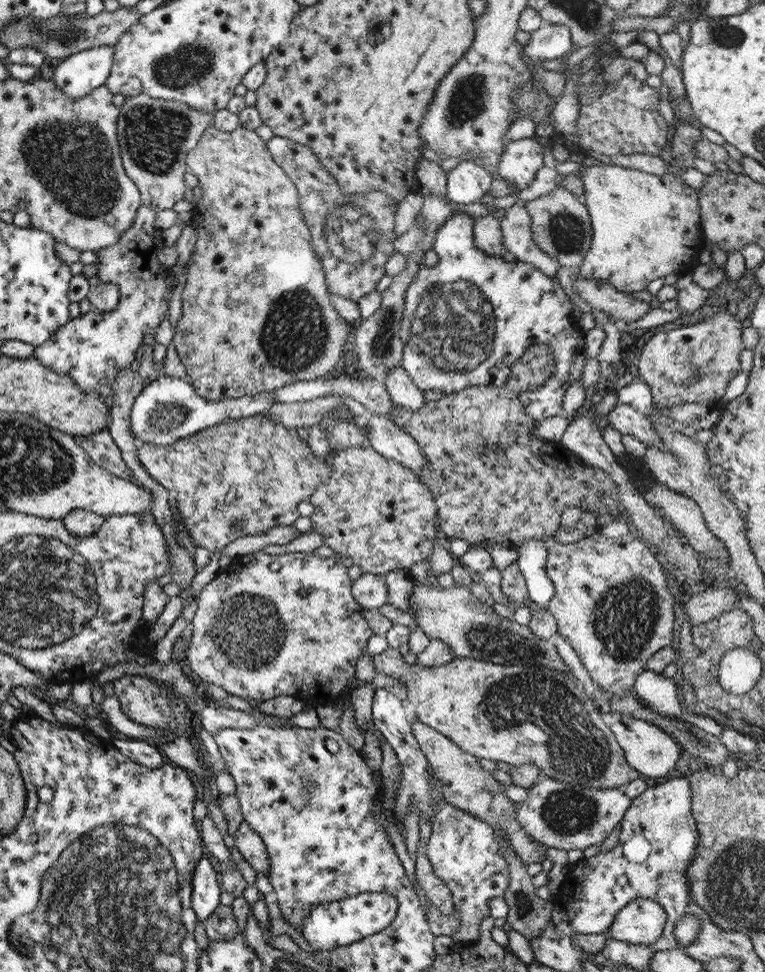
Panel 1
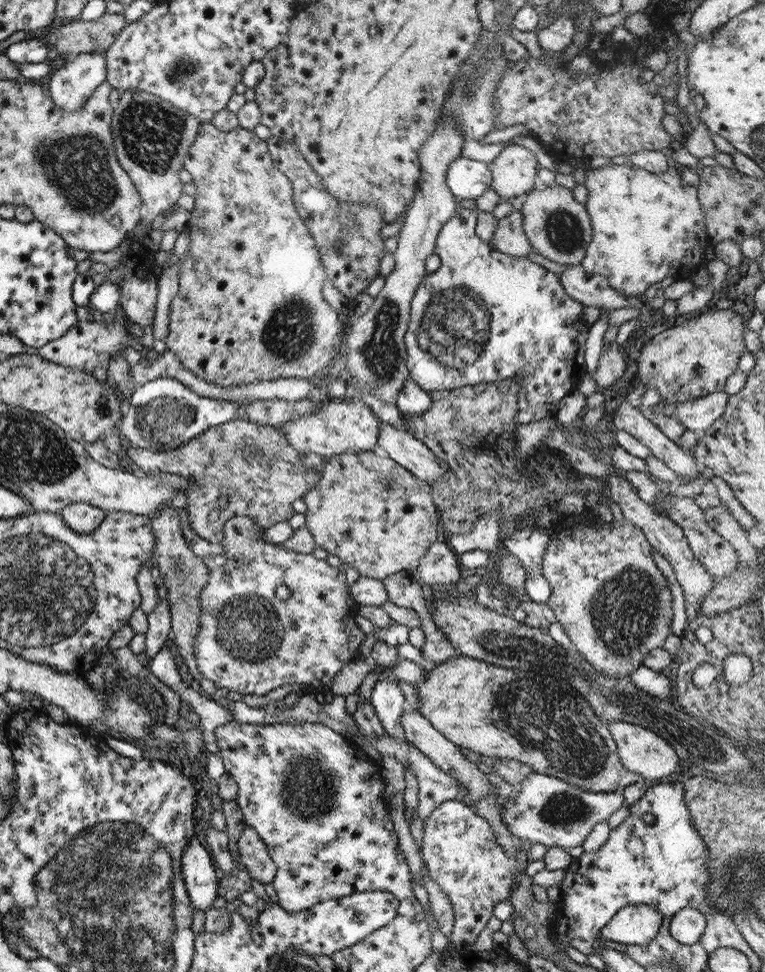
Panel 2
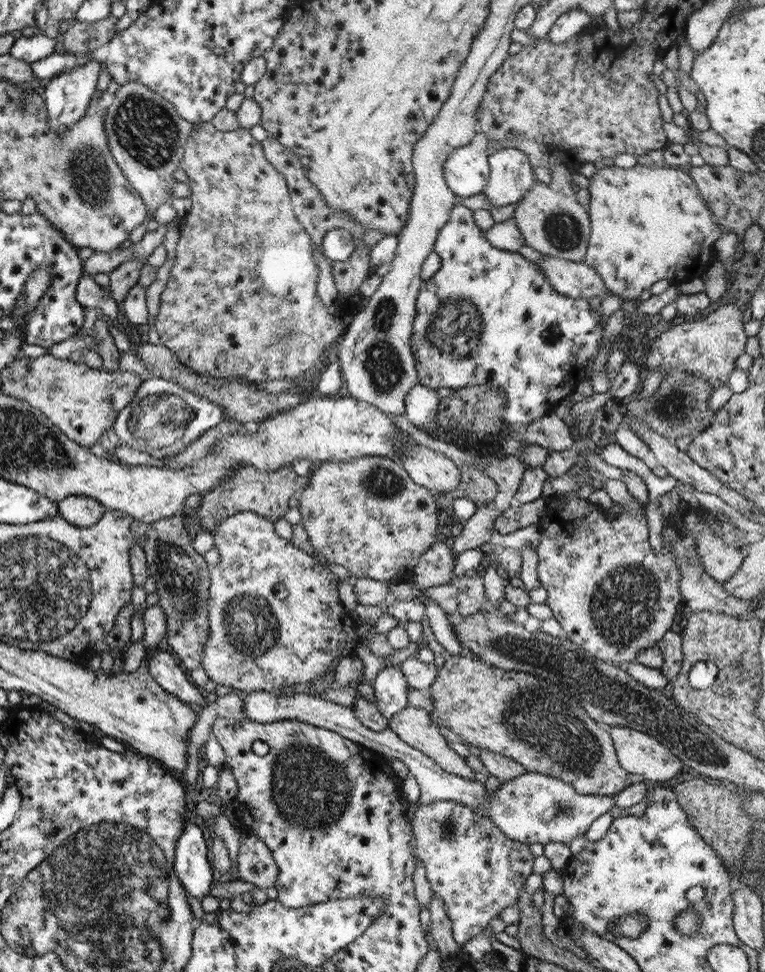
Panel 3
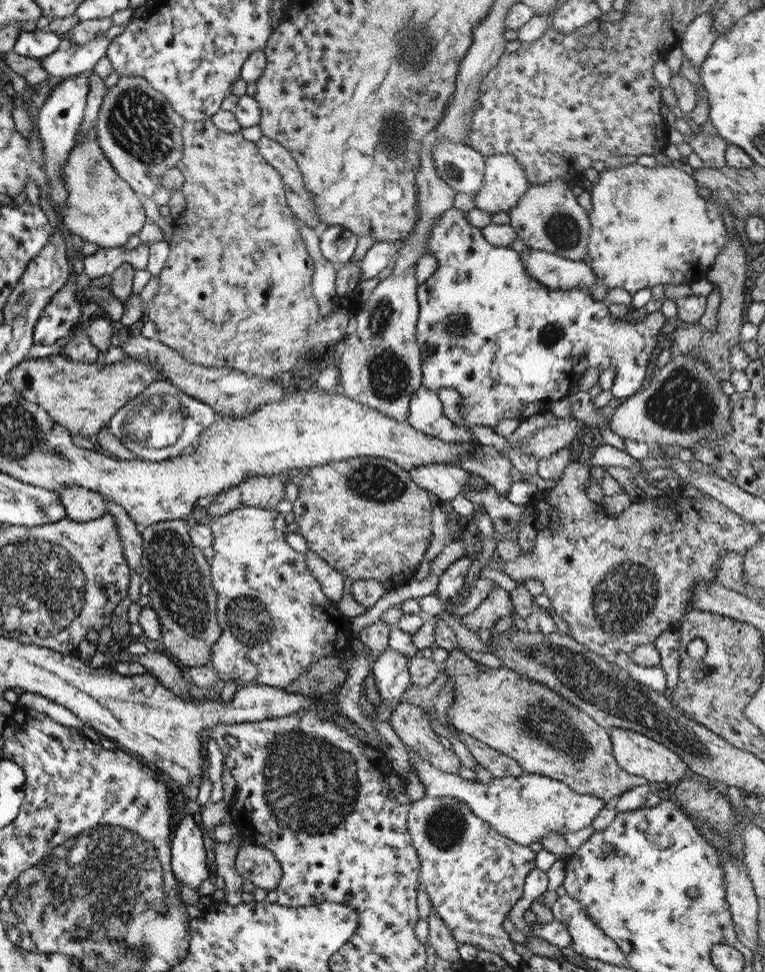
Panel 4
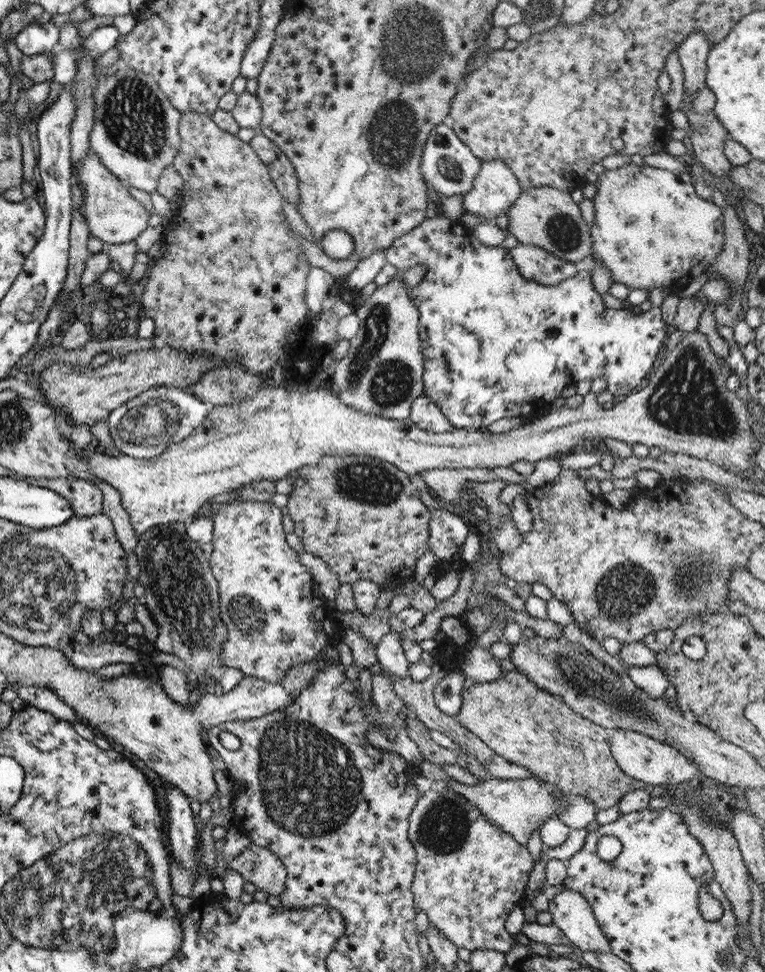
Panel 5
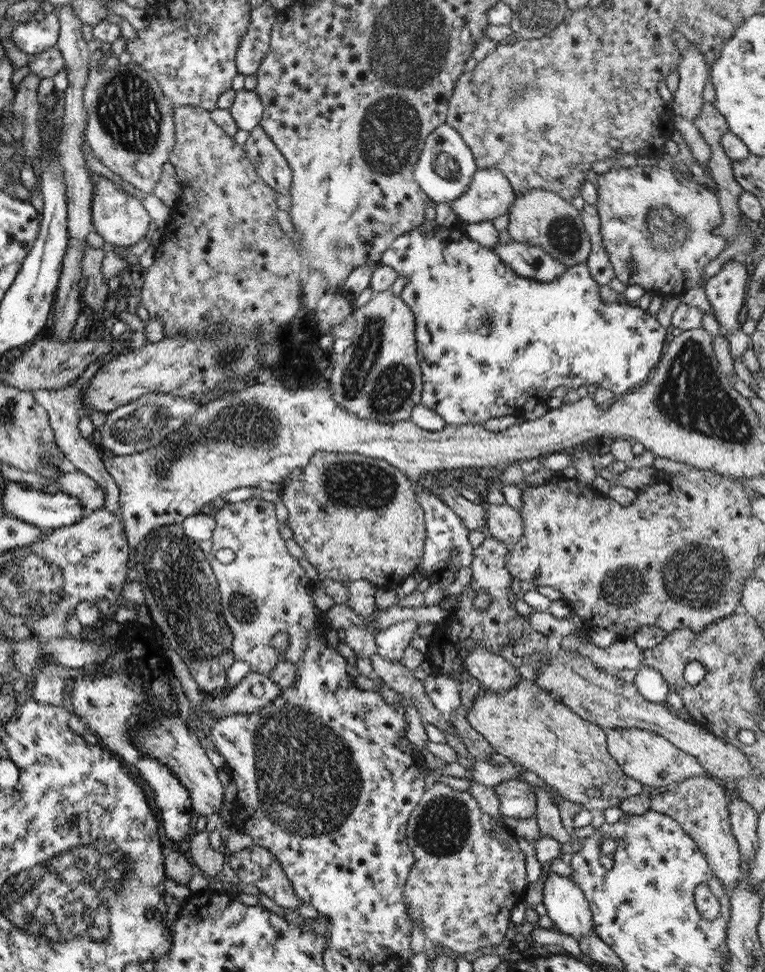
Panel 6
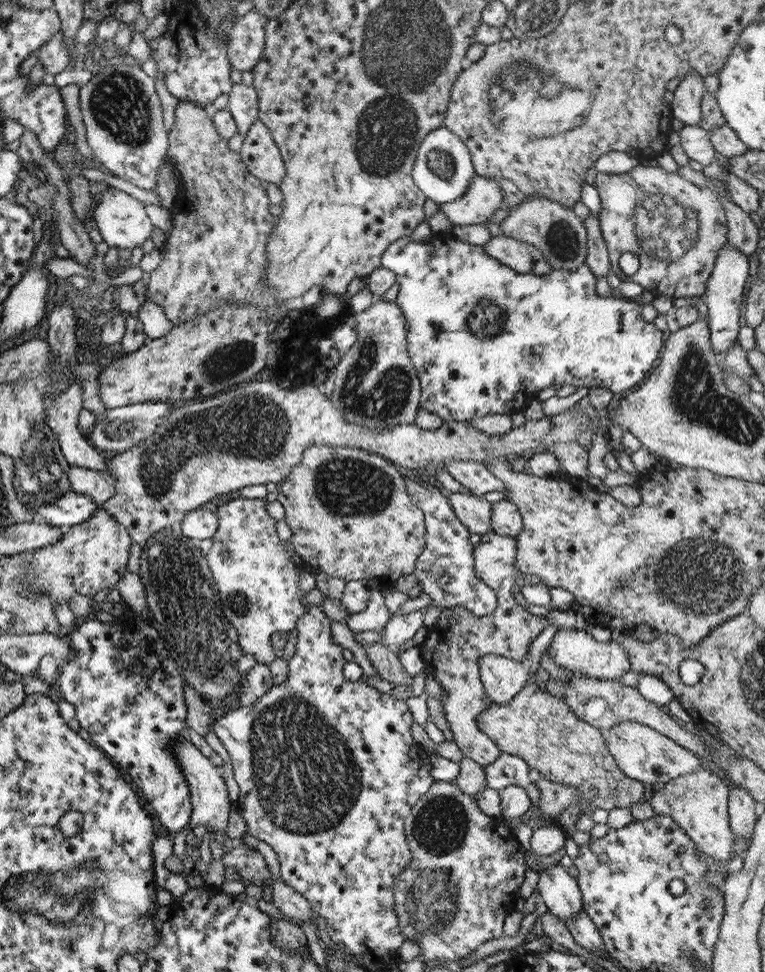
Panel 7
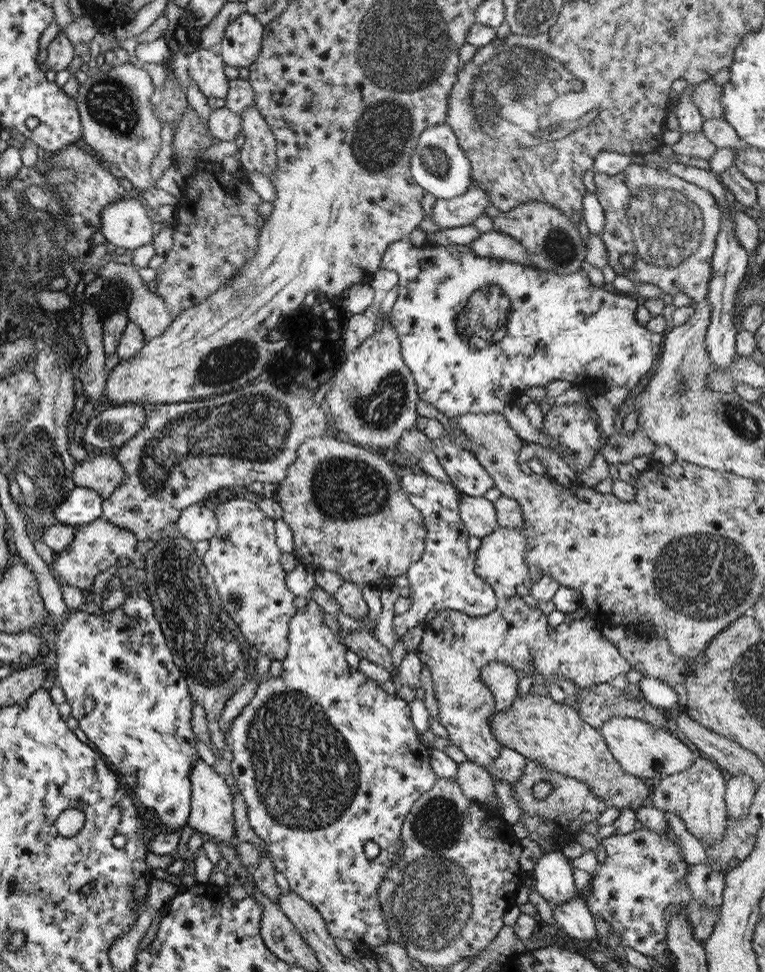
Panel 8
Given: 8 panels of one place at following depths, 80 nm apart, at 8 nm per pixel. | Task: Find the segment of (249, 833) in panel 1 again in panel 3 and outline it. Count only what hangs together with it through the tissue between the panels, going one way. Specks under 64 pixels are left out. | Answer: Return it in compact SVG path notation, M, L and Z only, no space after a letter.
M241 831L237 862L238 876L241 880L250 882L261 890L274 887L278 868L270 850L259 838Z

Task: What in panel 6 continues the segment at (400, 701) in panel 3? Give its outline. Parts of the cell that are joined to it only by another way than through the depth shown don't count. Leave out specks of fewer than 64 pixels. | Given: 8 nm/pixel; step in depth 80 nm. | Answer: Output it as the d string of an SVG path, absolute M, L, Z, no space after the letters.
M414 620L403 621L381 629L374 635L378 655L387 662L400 662L402 652L416 632Z

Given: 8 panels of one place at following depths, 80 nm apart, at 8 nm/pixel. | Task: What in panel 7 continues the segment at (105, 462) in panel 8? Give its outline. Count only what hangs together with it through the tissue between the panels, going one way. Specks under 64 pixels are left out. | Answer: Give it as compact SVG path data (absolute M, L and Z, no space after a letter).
M73 466L68 470L67 480L71 491L86 494L99 508L112 494L115 494L113 477L106 470L89 470Z

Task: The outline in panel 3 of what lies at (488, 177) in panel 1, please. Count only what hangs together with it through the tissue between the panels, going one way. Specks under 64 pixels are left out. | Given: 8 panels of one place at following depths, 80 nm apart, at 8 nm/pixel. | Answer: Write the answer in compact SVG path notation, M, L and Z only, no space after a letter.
M475 132L470 142L448 152L442 175L449 190L459 198L469 198L482 192L488 177L487 135Z

